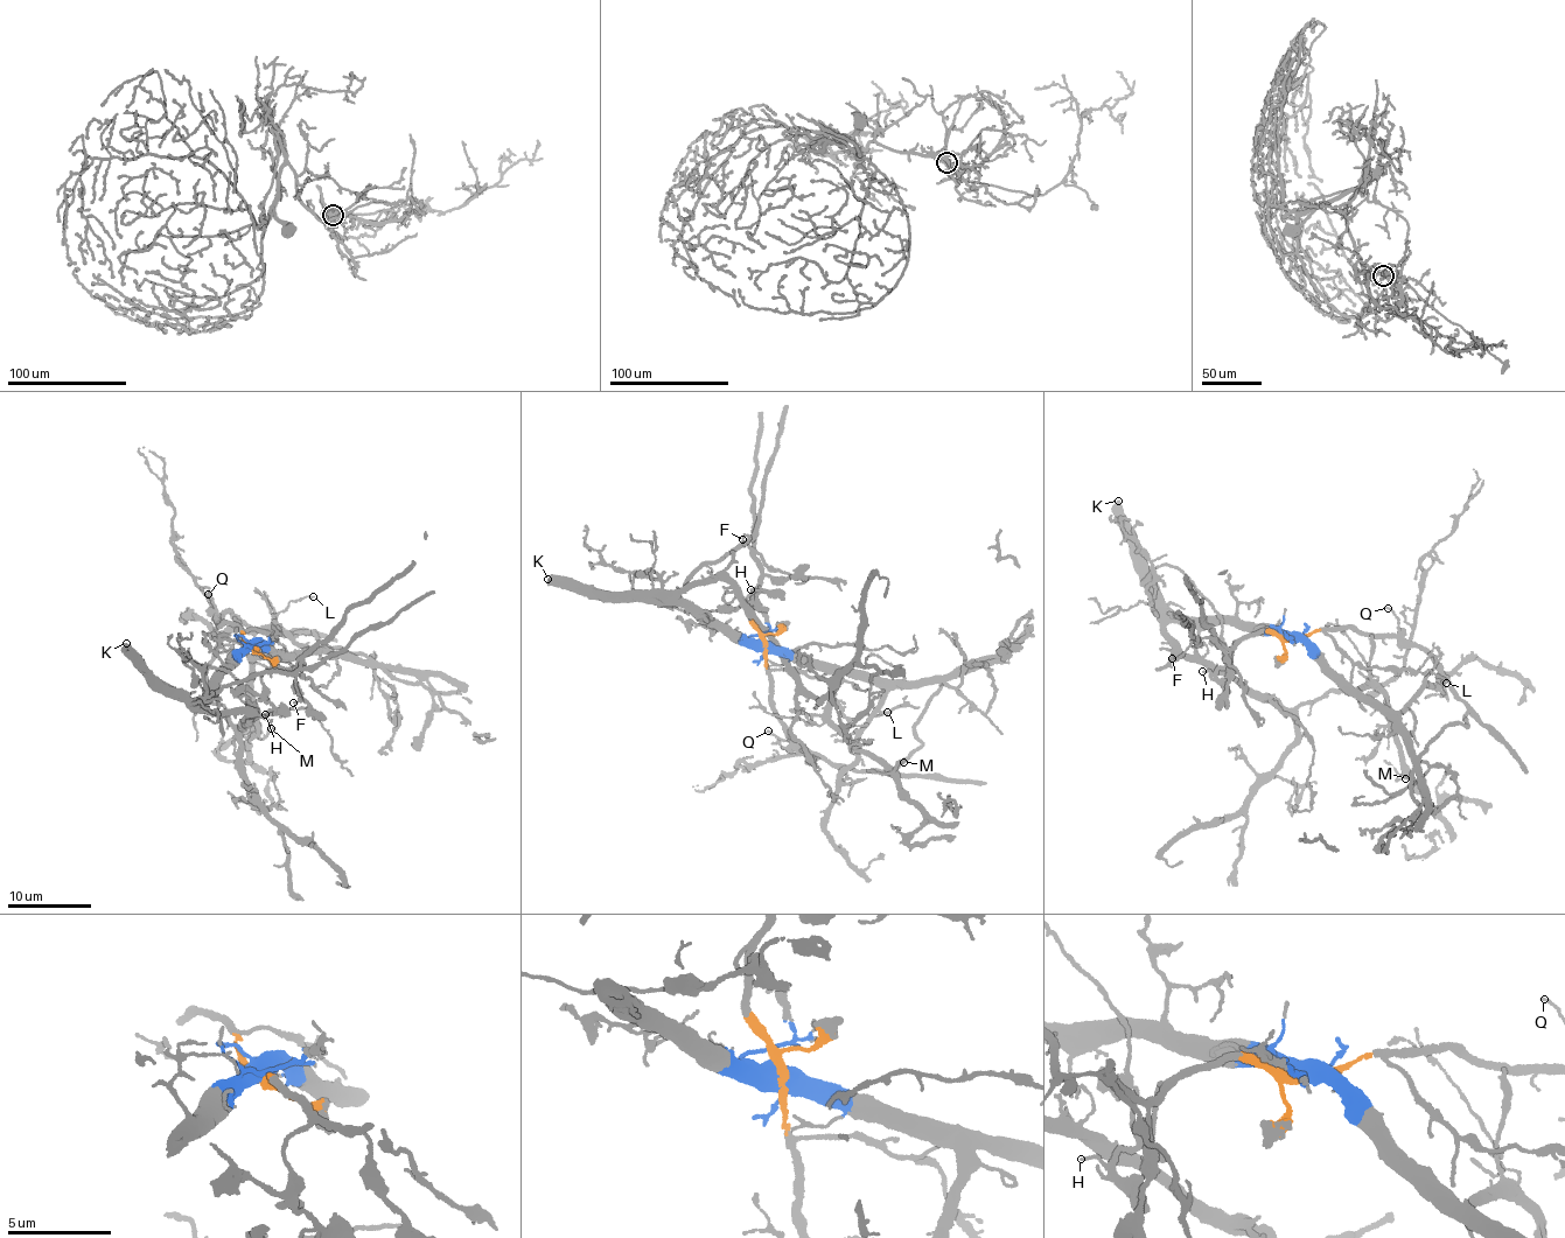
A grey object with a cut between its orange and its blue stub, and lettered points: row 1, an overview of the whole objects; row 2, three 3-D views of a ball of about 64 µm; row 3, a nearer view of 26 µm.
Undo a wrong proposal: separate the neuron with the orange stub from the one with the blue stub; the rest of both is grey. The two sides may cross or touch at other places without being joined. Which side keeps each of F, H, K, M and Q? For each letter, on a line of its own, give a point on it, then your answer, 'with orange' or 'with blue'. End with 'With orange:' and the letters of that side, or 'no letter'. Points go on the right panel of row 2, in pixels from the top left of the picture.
F: at (1172, 658); with blue
H: at (1202, 671); with orange
K: at (1118, 501); with blue
M: at (1405, 778); with blue
Q: at (1388, 608); with orange
With orange: H, Q

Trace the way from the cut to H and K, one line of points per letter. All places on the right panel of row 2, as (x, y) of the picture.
H: (1292, 640), (1283, 642), (1270, 633), (1243, 637), (1234, 643), (1230, 657), (1222, 666), (1202, 671)
K: (1292, 640), (1281, 634), (1188, 616), (1165, 604), (1117, 501)

